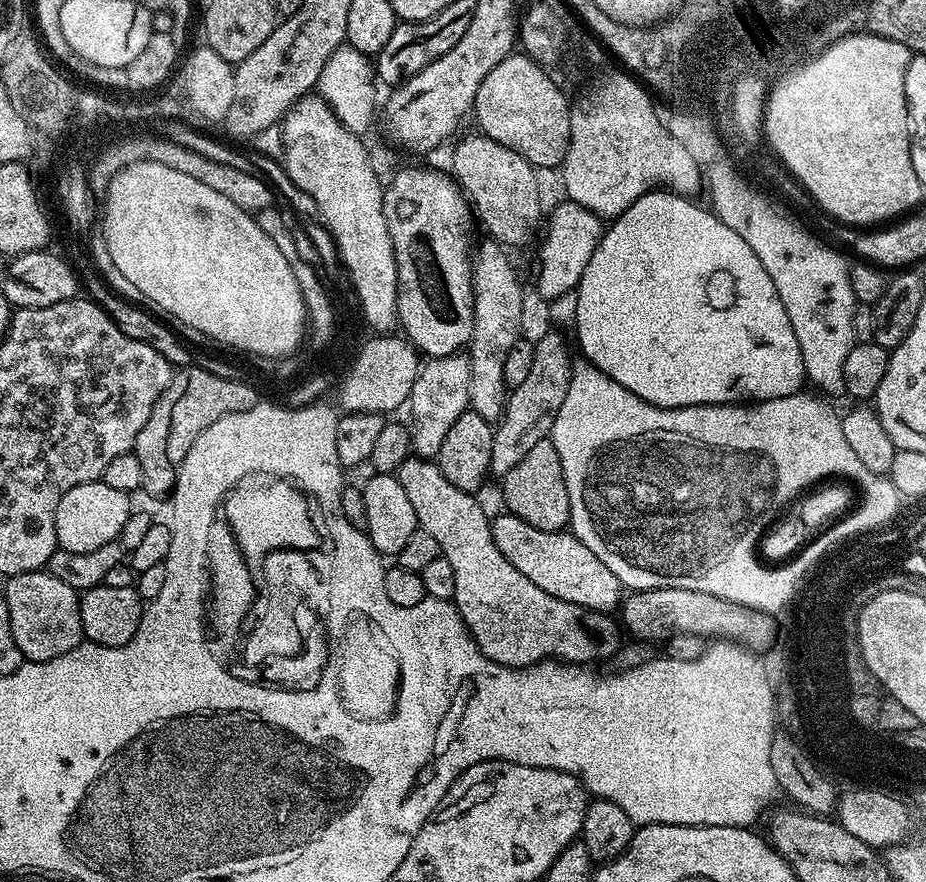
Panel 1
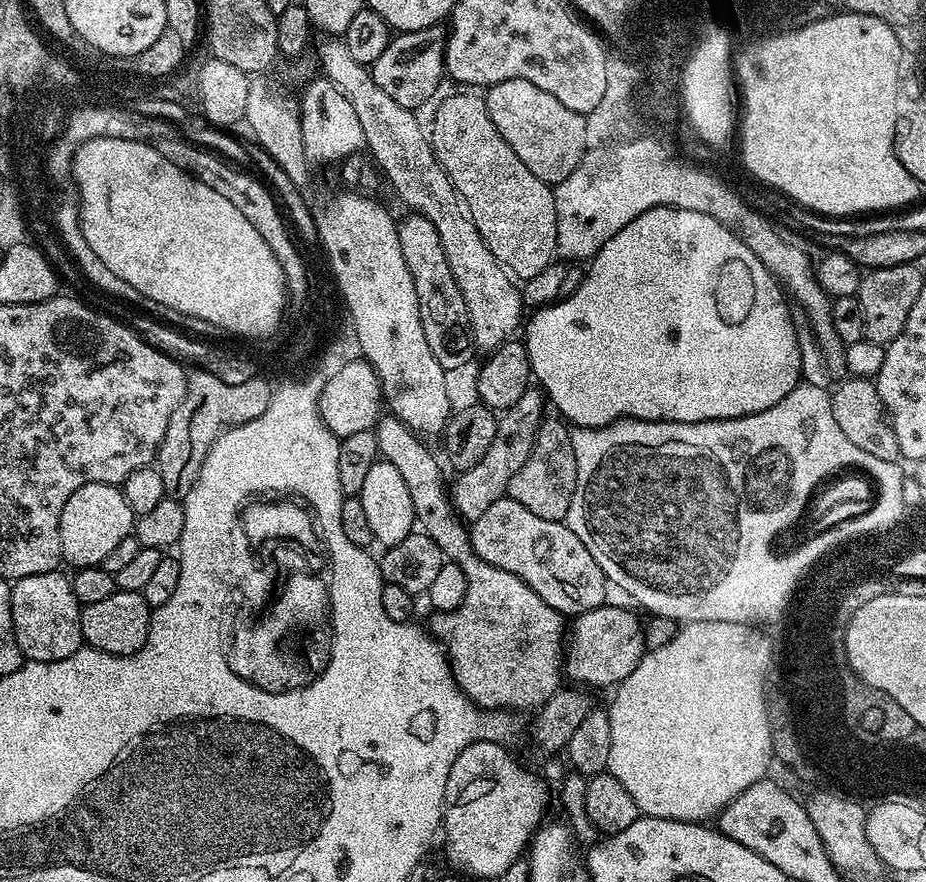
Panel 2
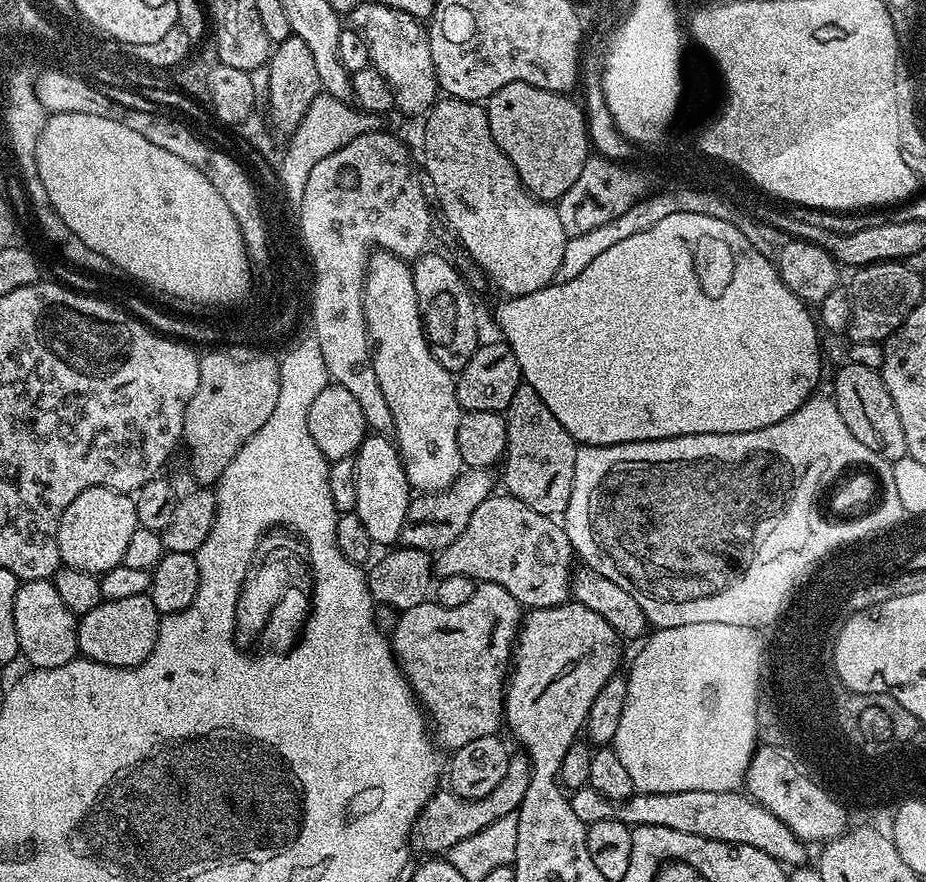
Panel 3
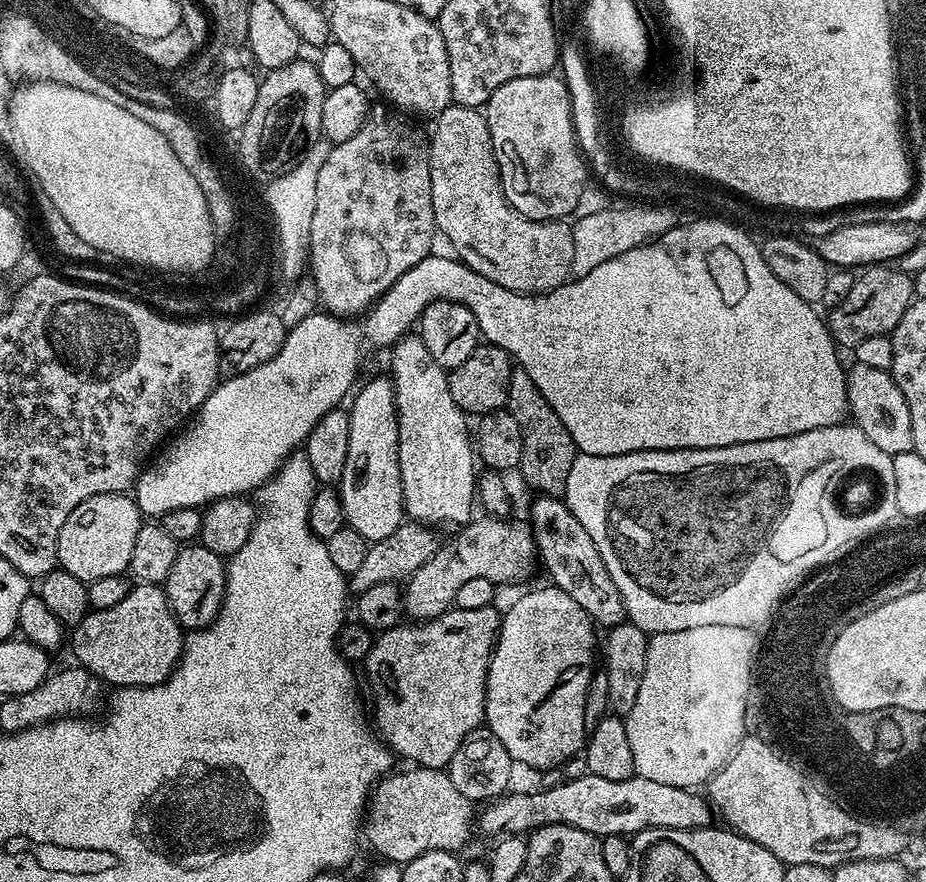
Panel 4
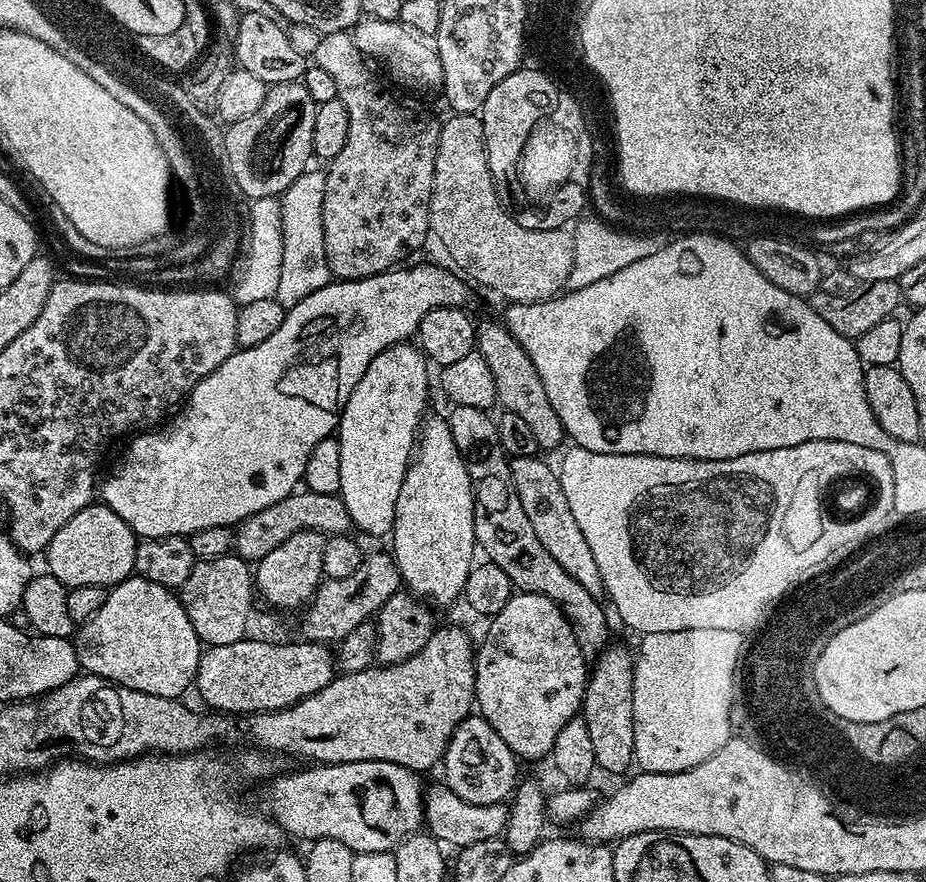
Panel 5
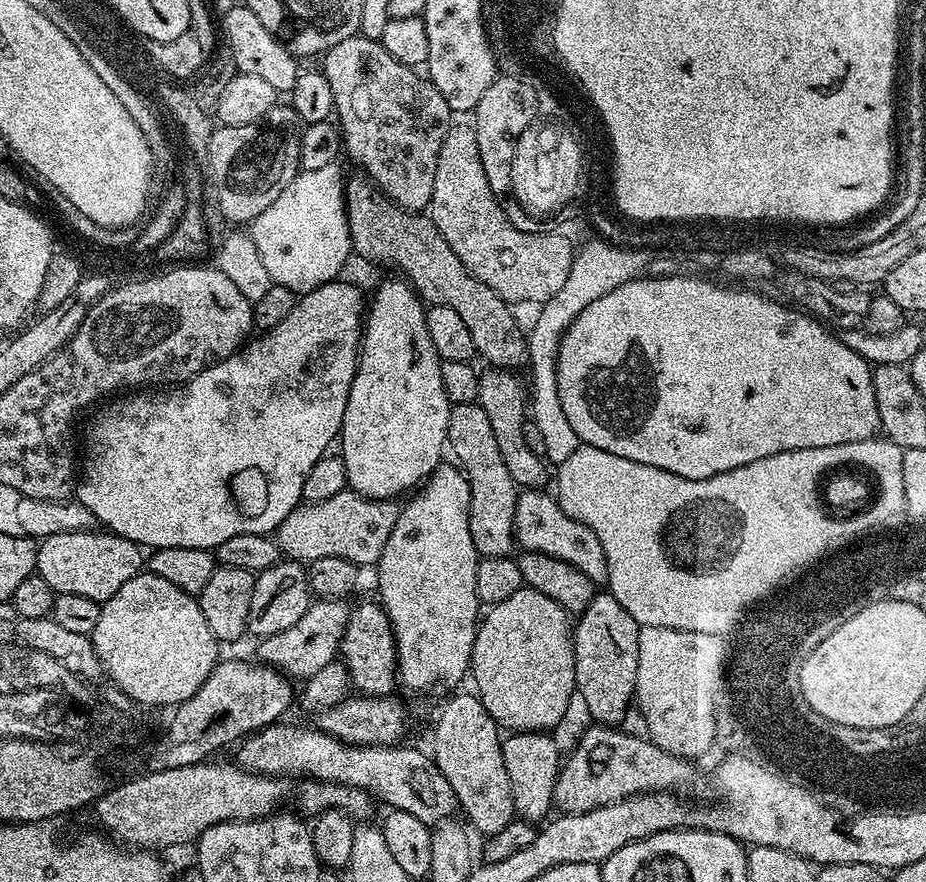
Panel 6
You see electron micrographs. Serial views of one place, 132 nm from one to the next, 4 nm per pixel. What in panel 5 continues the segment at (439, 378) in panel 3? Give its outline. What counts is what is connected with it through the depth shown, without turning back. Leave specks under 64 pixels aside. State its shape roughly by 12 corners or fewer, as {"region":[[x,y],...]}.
{"region":[[429,415],[390,555],[411,595],[461,599],[478,545],[468,462]]}

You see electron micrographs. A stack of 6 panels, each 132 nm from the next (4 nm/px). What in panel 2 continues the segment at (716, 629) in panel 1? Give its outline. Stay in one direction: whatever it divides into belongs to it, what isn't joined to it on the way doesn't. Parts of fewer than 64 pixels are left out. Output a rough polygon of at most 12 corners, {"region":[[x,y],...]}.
{"region":[[608,602],[571,621],[563,671],[611,689],[645,651],[641,617]]}

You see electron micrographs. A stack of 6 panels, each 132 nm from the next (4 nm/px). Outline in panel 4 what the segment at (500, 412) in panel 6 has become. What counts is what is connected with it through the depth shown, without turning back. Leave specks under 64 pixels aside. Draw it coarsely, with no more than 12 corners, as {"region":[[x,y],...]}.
{"region":[[560,496],[535,497],[539,563],[601,629],[626,620],[586,526]]}

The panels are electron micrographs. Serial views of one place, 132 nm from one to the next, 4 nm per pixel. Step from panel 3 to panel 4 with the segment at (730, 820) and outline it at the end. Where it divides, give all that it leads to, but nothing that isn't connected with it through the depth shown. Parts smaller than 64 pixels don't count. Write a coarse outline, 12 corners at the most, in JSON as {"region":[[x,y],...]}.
{"region":[[572,776],[478,812],[491,838],[565,824],[597,838],[713,823],[699,791]]}

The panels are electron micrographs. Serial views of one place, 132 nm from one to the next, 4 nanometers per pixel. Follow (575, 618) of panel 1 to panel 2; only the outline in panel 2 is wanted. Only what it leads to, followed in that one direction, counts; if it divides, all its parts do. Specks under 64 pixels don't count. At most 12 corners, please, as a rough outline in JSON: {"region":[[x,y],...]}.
{"region":[[397,416],[375,426],[419,527],[466,574],[430,631],[480,708],[562,686],[566,620],[472,549],[444,472]]}

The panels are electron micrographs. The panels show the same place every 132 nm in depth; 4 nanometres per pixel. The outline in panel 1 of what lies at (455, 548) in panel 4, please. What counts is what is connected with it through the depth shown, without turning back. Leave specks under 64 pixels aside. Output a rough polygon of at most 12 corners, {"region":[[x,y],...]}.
{"region":[[491,517],[514,570],[566,602],[611,613],[620,580],[571,531]]}

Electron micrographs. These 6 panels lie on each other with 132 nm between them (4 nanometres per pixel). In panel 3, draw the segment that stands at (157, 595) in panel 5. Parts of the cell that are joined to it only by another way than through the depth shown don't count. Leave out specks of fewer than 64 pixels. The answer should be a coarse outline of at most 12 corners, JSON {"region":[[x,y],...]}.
{"region":[[148,595],[79,617],[86,660],[133,668],[154,650],[161,613]]}

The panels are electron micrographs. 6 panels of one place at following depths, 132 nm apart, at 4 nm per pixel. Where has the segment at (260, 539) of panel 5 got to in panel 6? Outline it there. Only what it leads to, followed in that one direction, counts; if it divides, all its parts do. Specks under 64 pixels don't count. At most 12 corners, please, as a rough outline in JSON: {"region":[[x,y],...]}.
{"region":[[345,490],[276,527],[287,559],[375,565],[395,499]]}

